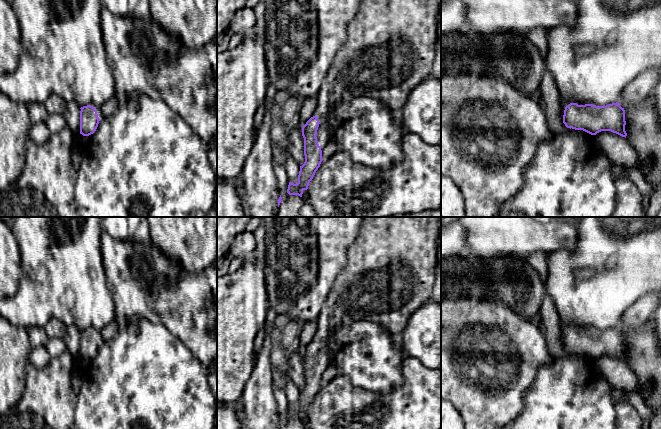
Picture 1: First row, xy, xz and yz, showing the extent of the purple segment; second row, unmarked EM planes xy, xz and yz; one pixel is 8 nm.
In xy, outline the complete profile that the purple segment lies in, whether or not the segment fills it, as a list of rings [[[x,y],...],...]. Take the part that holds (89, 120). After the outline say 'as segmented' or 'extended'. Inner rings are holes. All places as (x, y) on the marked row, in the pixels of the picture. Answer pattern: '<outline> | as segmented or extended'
[[[87,105],[80,109],[80,134],[89,136],[96,131],[100,119],[93,106]]] | as segmented

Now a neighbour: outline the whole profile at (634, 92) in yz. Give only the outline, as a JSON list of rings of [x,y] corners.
[[[658,70],[643,71],[623,88],[619,98],[619,105],[626,108],[639,104],[655,89],[659,81]]]

